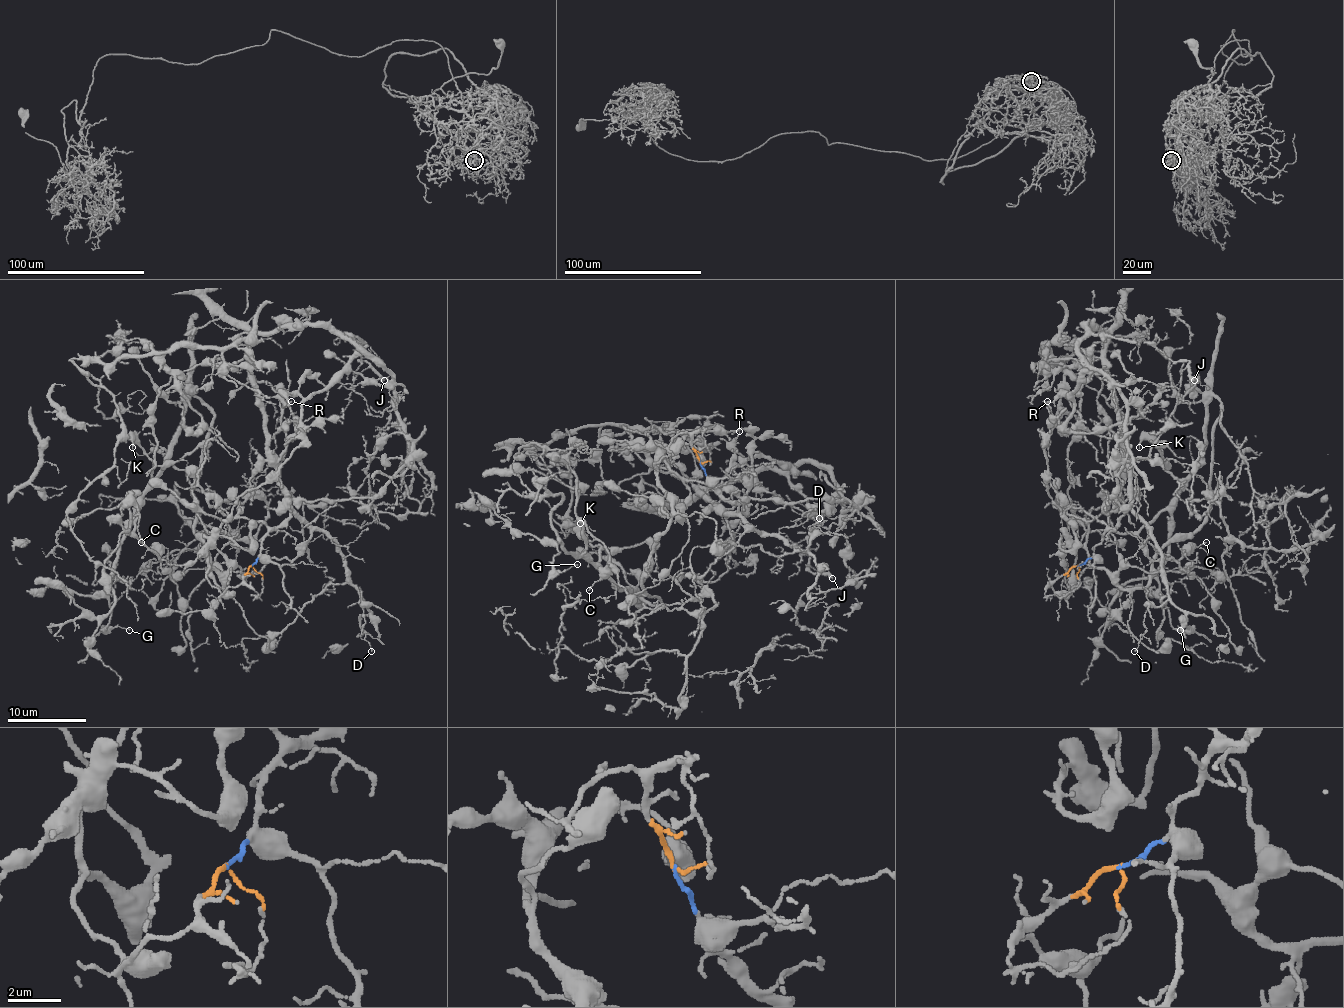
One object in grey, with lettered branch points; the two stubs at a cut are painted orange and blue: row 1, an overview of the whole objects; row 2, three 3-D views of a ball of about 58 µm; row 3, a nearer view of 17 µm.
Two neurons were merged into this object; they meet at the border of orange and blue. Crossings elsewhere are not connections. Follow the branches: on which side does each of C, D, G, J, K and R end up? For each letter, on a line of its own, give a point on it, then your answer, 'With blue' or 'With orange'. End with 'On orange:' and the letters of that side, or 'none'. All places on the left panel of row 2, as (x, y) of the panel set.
C: Place: (141, 542). With orange
D: Place: (371, 651). With blue
G: Place: (129, 630). With orange
J: Place: (384, 380). With blue
K: Place: (132, 447). With orange
R: Place: (291, 401). With blue
On orange: C, G, K

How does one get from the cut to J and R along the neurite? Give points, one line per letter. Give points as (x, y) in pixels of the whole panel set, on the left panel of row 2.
J: (251, 566), (289, 509), (249, 339), (330, 325), (366, 343), (362, 361), (384, 381)
R: (251, 566), (263, 539), (289, 515), (277, 456), (301, 428), (303, 432), (303, 398), (287, 396), (291, 400)

